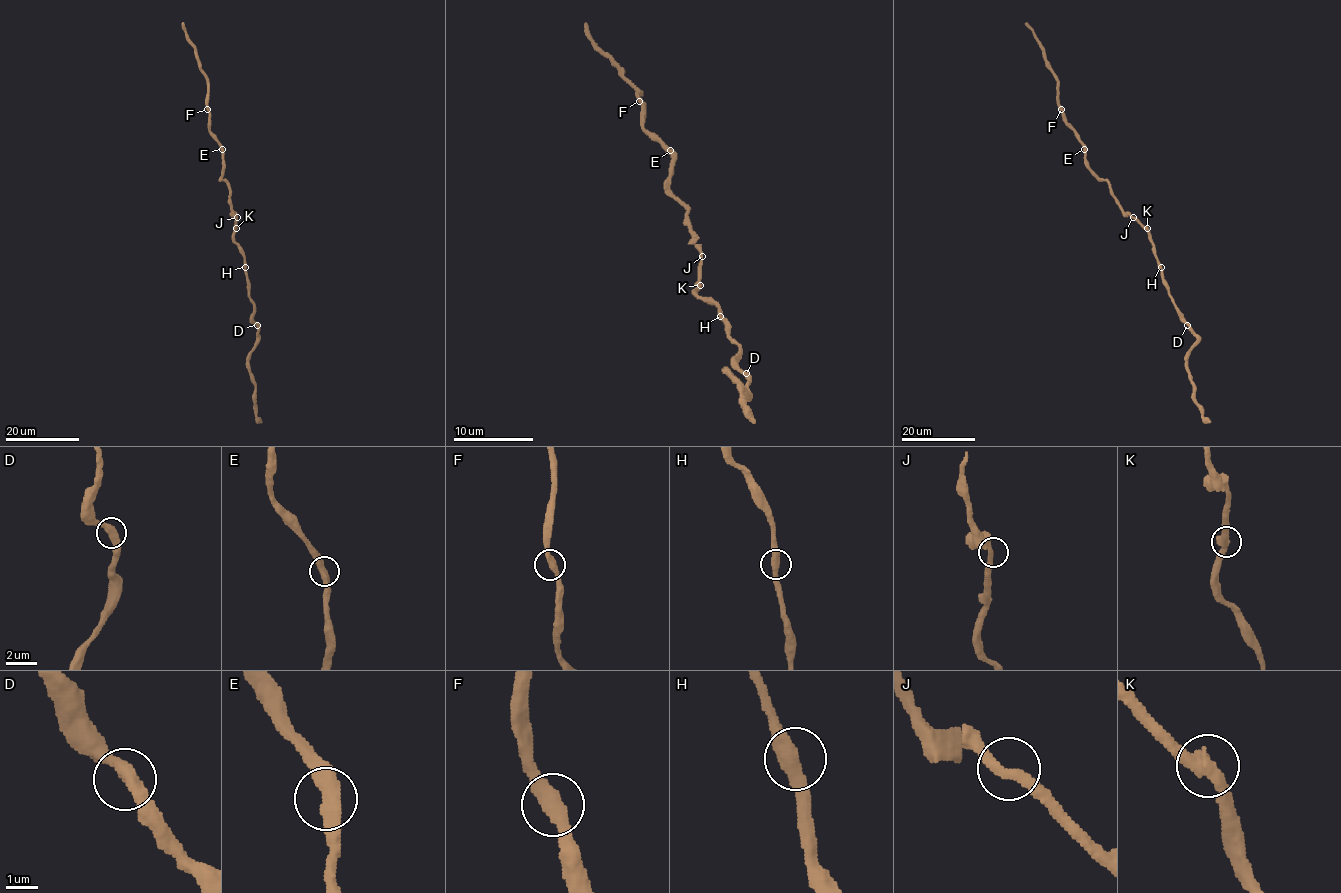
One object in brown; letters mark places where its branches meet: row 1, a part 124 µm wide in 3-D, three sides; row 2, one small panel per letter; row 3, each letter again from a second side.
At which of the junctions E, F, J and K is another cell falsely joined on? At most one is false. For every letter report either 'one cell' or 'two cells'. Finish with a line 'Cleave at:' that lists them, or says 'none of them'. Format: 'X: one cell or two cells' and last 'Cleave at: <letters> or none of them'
E: one cell
F: one cell
J: one cell
K: one cell
Cleave at: none of them

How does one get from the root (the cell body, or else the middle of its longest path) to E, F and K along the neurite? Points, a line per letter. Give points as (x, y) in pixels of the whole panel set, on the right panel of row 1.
E: (1133, 218), (1123, 210), (1110, 184), (1091, 170), (1084, 149)
F: (1133, 218), (1123, 210), (1110, 184), (1089, 167), (1085, 146), (1061, 109)
K: (1133, 218), (1147, 228)

